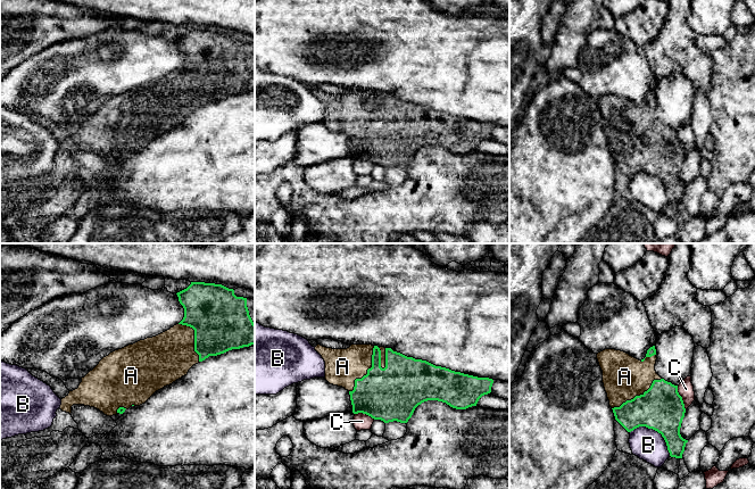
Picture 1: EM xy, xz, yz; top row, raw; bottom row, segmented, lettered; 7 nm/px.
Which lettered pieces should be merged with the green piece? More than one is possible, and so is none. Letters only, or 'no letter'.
A

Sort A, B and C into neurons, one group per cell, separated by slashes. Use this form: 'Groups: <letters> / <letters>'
Groups: A / B / C

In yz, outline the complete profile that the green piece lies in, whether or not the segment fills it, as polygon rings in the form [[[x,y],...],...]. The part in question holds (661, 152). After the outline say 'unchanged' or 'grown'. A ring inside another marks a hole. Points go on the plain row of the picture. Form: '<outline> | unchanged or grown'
[[[655,91],[647,96],[646,102],[641,106],[615,94],[605,94],[598,98],[597,105],[603,116],[604,133],[615,165],[628,177],[639,172],[657,176],[664,183],[670,201],[682,204],[688,188],[680,180],[686,154],[682,142],[678,138],[678,131],[665,126],[655,116],[657,105]]] | grown

